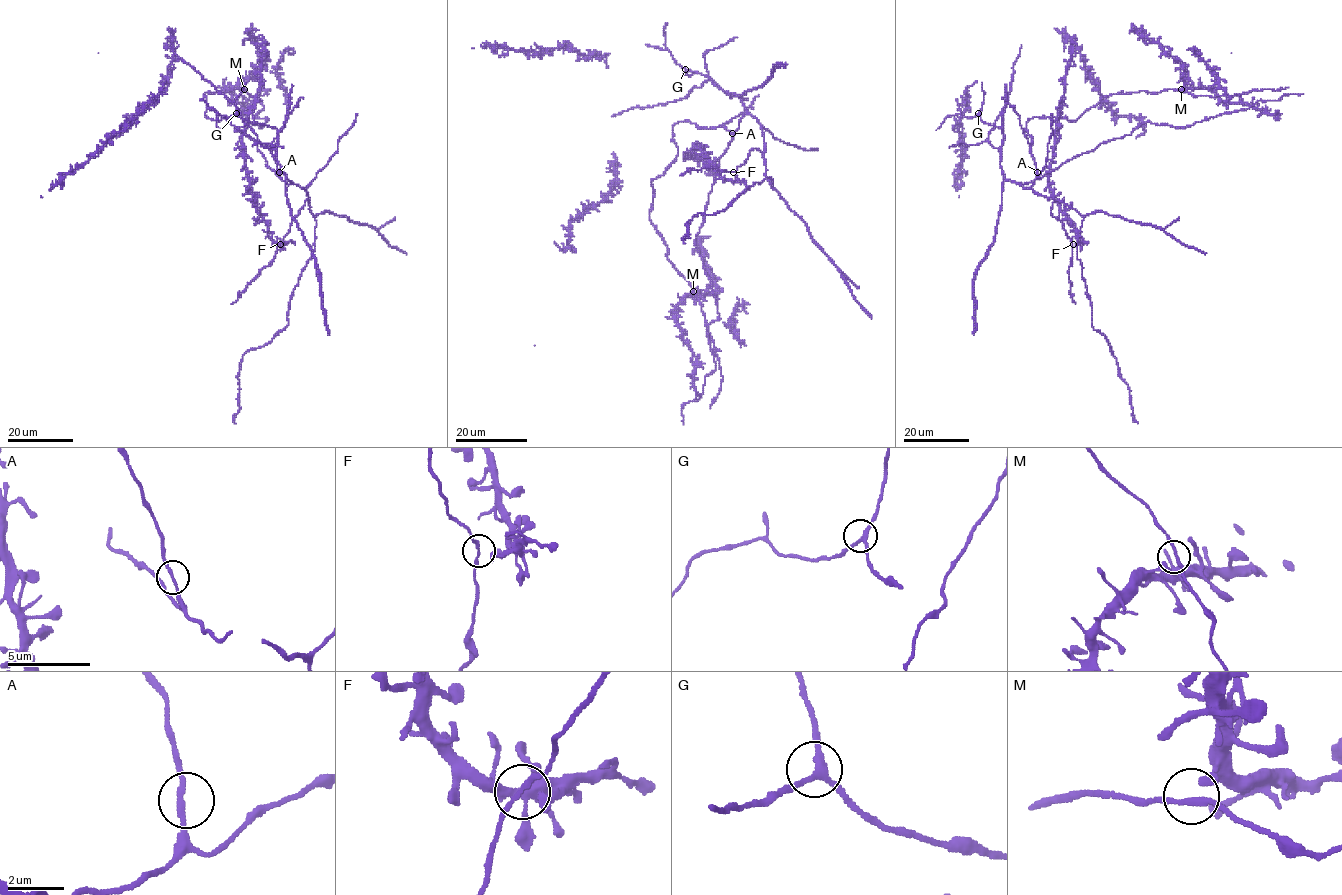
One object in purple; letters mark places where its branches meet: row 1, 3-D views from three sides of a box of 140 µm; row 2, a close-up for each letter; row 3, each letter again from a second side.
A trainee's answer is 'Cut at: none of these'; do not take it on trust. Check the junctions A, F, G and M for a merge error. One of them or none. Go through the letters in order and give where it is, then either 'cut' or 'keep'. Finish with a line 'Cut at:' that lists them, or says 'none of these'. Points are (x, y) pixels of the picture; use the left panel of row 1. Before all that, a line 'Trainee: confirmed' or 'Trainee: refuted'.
Trainee: confirmed
A: at (279, 172); keep
F: at (280, 244); keep
G: at (236, 113); keep
M: at (244, 89); keep
Cut at: none of these

